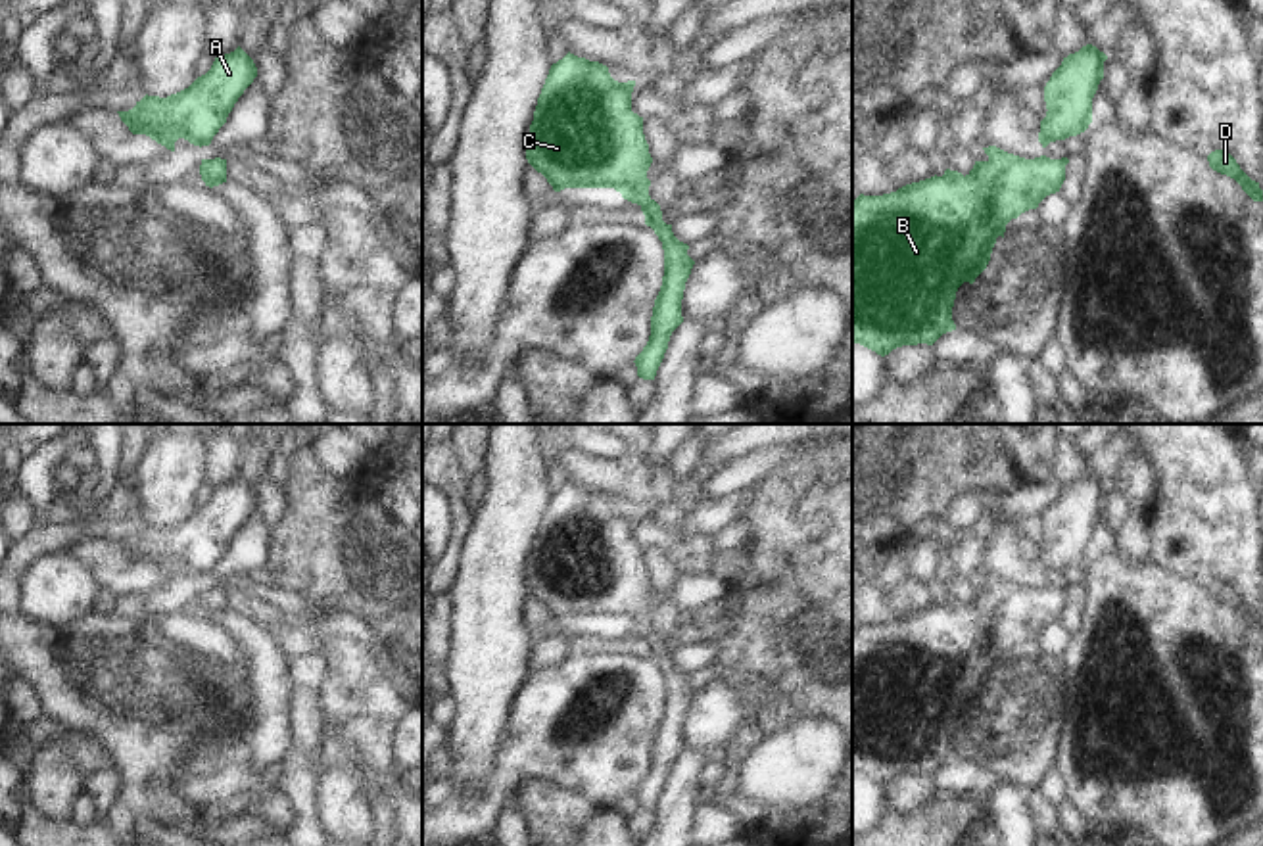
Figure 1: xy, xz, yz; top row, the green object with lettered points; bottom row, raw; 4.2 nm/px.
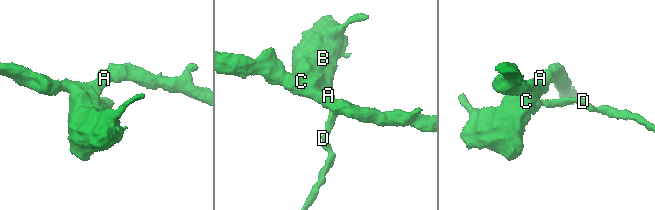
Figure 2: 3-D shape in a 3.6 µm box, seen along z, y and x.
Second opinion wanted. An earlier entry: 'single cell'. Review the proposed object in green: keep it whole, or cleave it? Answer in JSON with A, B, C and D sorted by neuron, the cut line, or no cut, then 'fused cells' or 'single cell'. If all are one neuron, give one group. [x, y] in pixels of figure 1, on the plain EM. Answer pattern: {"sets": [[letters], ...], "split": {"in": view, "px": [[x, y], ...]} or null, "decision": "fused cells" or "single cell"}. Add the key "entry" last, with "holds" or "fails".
{"sets": [["A", "B", "C", "D"]], "split": null, "decision": "single cell", "entry": "holds"}

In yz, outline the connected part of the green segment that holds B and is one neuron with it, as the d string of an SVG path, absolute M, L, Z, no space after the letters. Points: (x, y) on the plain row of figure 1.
M996 576L983 577L987 591L975 591L964 606L946 599L942 606L931 606L906 614L883 625L860 623L852 631L852 773L860 773L885 787L902 775L933 775L942 764L956 760L952 737L956 721L964 712L973 714L987 698L996 668L1006 654L1060 622L1065 610L1067 587L1046 585L1025 589Z

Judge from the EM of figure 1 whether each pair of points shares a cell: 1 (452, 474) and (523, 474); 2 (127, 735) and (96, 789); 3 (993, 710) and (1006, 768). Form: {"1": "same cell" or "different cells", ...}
{"1": "different cells", "2": "different cells", "3": "same cell"}

